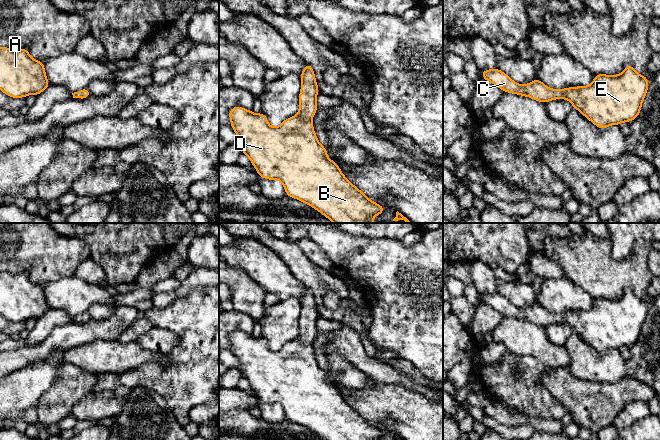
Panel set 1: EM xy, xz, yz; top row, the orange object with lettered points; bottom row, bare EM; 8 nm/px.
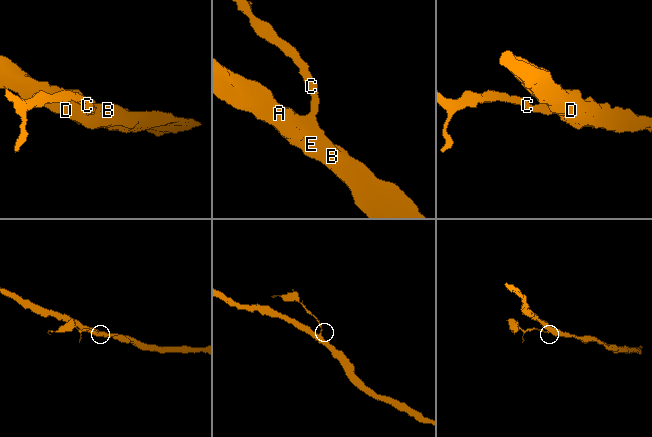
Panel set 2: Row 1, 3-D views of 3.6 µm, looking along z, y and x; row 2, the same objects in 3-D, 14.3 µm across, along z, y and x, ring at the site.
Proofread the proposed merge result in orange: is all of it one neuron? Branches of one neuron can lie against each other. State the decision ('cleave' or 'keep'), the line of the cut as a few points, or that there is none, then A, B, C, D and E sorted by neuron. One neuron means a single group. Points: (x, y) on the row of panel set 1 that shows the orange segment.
keep | no cut | A B C D E

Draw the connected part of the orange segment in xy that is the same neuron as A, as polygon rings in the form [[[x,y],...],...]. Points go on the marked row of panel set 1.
[[[0,47],[0,90],[12,98],[23,98],[30,94],[38,96],[50,86],[47,80],[44,63],[33,59],[28,49],[11,49]]]

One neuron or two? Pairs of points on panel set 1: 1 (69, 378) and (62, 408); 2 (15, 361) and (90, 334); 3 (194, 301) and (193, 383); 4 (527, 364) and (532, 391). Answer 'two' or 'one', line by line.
1: one
2: one
3: one
4: one

